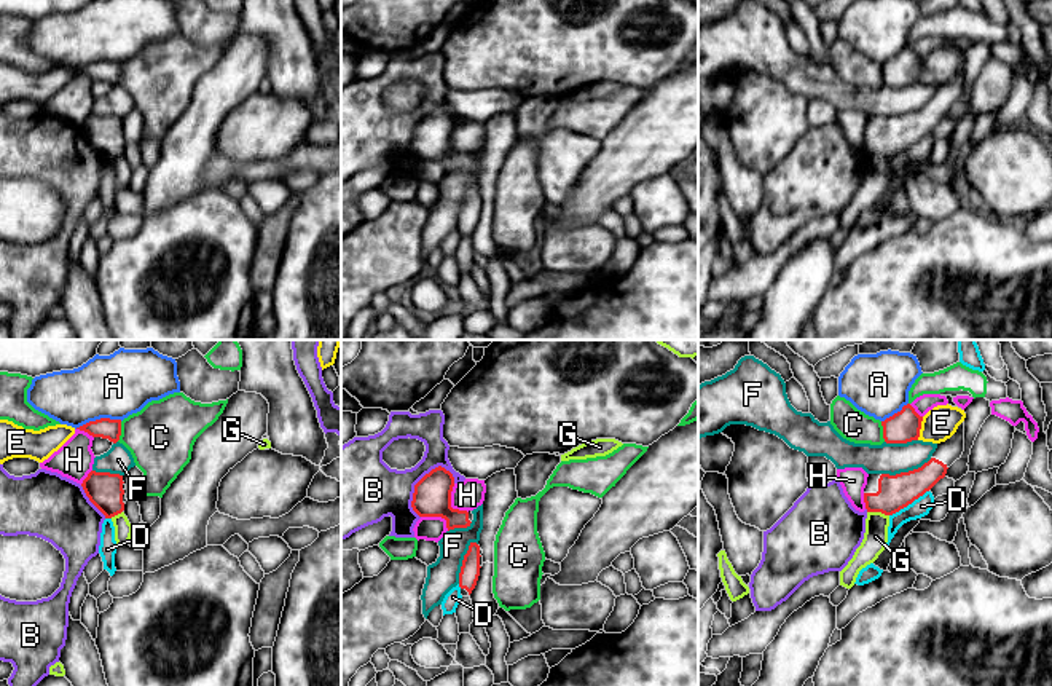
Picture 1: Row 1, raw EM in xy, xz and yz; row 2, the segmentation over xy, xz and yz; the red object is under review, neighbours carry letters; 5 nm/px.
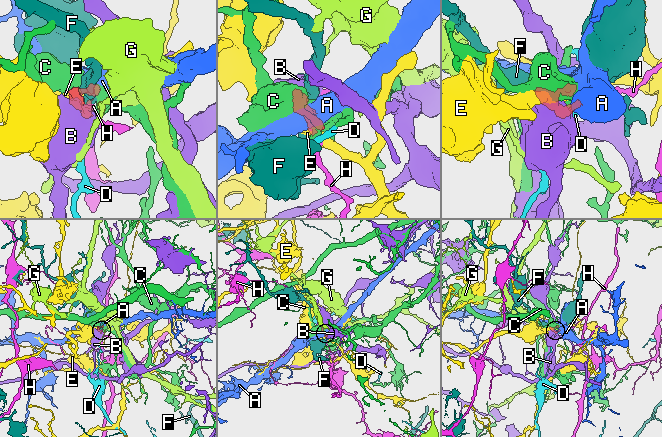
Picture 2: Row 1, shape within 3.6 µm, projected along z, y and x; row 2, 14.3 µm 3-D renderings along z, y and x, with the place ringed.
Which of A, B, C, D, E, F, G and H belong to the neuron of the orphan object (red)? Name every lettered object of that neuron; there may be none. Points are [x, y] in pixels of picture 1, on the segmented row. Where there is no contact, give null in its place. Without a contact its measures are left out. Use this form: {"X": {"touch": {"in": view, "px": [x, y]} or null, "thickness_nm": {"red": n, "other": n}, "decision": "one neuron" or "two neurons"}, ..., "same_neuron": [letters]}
{"A": {"touch": {"in": "xy", "px": [98, 420]}, "thickness_nm": {"red": 110, "other": 320}, "decision": "two neurons"}, "B": {"touch": {"in": "xz", "px": [415, 488]}, "thickness_nm": {"red": 190, "other": 340}, "decision": "two neurons"}, "C": {"touch": {"in": "xy", "px": [120, 431]}, "thickness_nm": {"red": 110, "other": 340}, "decision": "two neurons"}, "D": {"touch": {"in": "yz", "px": [909, 503]}, "thickness_nm": {"red": 180, "other": 90}, "decision": "two neurons"}, "E": {"touch": {"in": "yz", "px": [920, 428]}, "thickness_nm": {"red": 160, "other": 170}, "decision": "two neurons"}, "F": {"touch": {"in": "yz", "px": [906, 473]}, "thickness_nm": {"red": 180, "other": 160}, "decision": "two neurons"}, "G": {"touch": {"in": "yz", "px": [879, 511]}, "thickness_nm": {"red": 180, "other": 120}, "decision": "two neurons"}, "H": {"touch": {"in": "xz", "px": [450, 503]}, "thickness_nm": {"red": 190, "other": 150}, "decision": "two neurons"}, "same_neuron": []}

